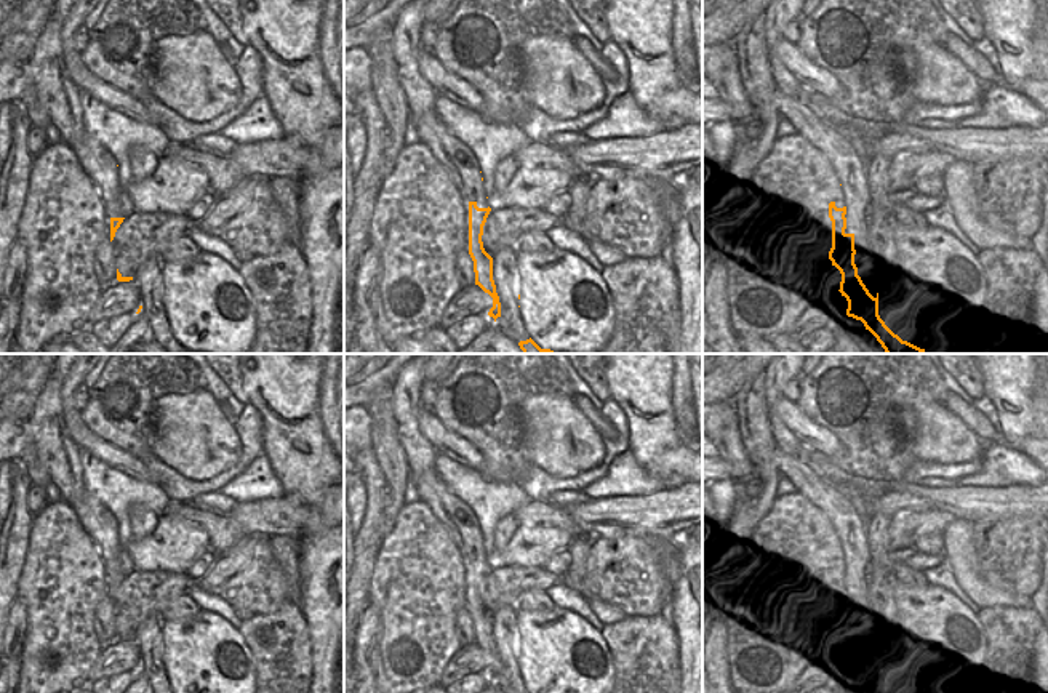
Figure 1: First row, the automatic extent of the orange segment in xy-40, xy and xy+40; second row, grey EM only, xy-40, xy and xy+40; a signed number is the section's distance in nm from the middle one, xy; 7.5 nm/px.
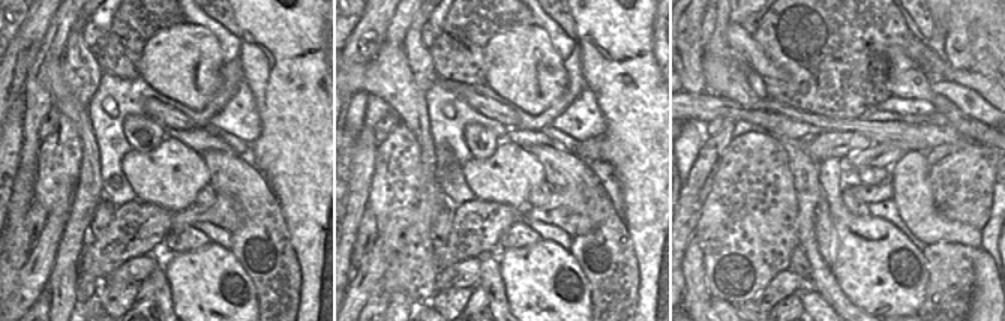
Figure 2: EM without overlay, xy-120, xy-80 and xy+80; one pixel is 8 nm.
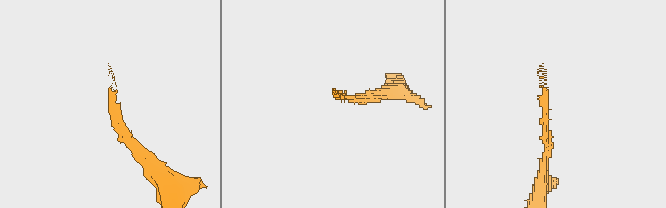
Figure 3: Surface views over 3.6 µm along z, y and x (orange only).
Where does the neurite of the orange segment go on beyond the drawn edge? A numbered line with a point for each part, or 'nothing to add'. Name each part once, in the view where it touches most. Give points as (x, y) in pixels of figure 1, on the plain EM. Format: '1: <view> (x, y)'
1: xy (452, 511)

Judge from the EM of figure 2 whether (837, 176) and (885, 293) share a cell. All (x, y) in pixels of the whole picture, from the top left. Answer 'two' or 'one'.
one

